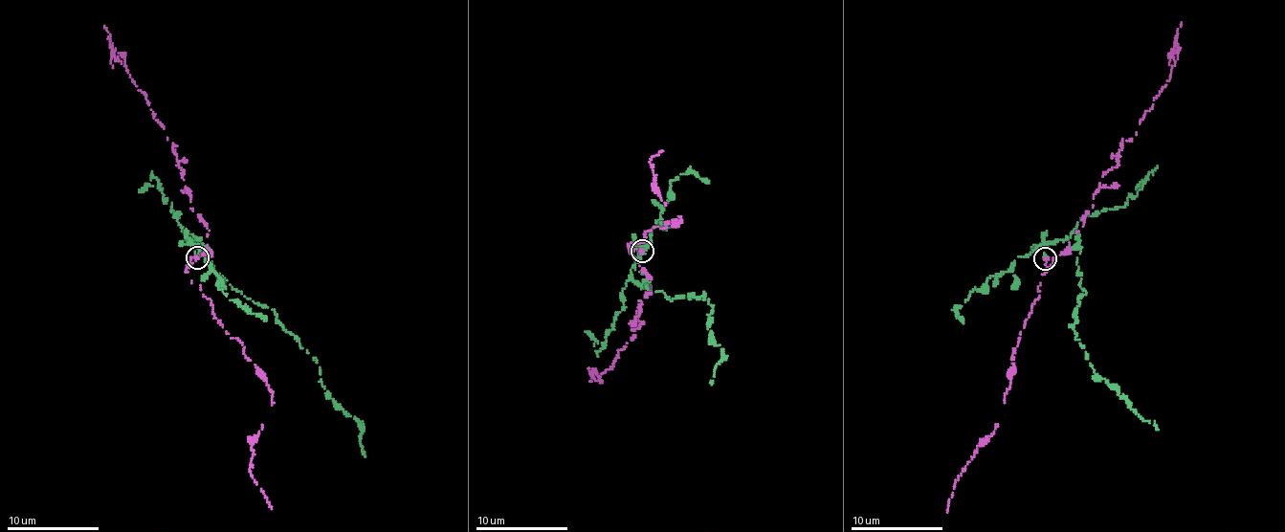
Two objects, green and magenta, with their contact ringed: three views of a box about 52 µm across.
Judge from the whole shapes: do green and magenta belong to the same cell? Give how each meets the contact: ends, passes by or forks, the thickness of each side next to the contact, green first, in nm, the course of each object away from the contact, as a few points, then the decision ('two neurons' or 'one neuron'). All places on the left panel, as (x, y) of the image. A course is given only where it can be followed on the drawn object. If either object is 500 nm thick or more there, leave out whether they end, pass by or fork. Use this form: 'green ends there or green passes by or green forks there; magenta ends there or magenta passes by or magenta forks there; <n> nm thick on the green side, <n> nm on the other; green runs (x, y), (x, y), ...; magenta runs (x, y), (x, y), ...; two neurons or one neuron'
green ends there; magenta ends there; 280 nm thick on the green side, 280 nm on the other; green runs (198, 258), (185, 240), (190, 233), (217, 276), (272, 309), (307, 350), (324, 388), (361, 429), (365, 456); magenta runs (198, 258), (189, 263), (207, 249), (209, 230), (190, 209), (173, 144), (153, 118), (104, 25); two neurons

